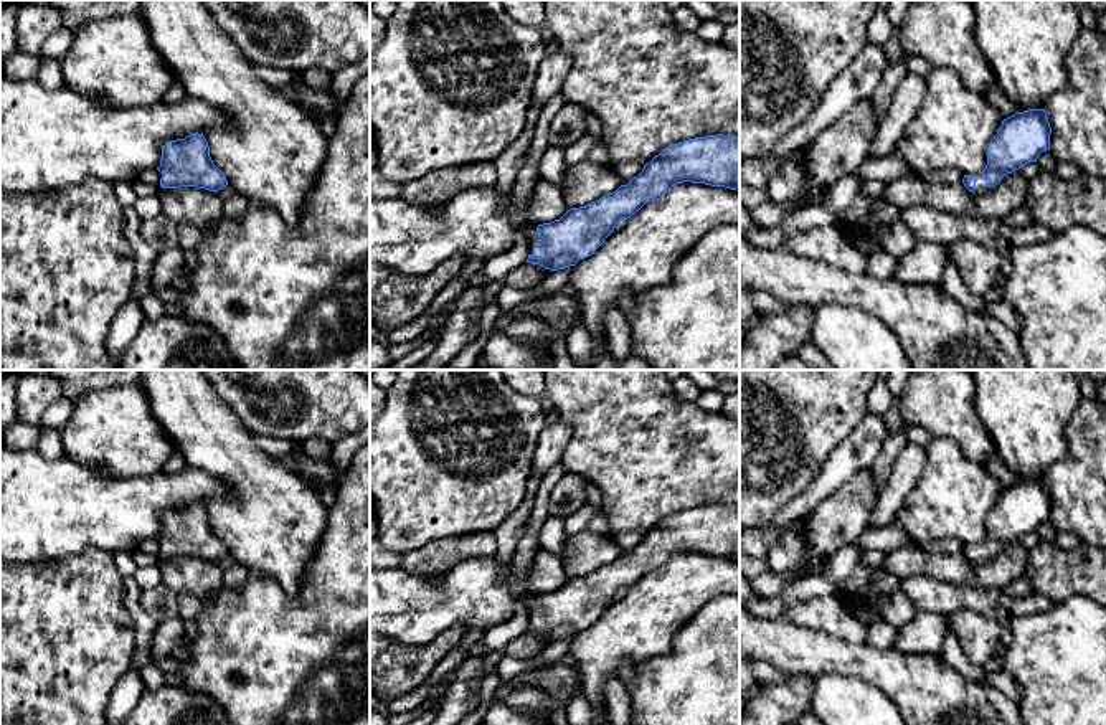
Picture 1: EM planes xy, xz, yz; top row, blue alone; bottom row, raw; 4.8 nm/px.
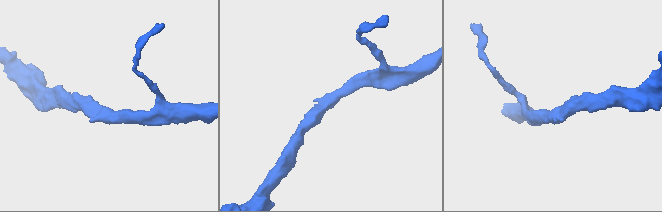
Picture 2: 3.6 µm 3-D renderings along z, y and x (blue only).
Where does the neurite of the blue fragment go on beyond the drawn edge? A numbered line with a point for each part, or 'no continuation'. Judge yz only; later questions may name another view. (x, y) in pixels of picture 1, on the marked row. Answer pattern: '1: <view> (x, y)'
1: yz (981, 189)

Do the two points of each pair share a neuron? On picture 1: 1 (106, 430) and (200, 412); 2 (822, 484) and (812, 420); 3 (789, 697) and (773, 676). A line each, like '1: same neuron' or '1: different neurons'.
1: different neurons
2: different neurons
3: different neurons

